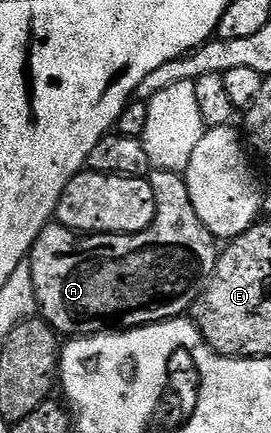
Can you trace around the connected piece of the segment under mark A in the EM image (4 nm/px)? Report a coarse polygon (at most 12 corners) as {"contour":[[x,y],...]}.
{"contour":[[179,172],[134,234],[40,231],[43,319],[68,338],[183,317],[218,240]]}

